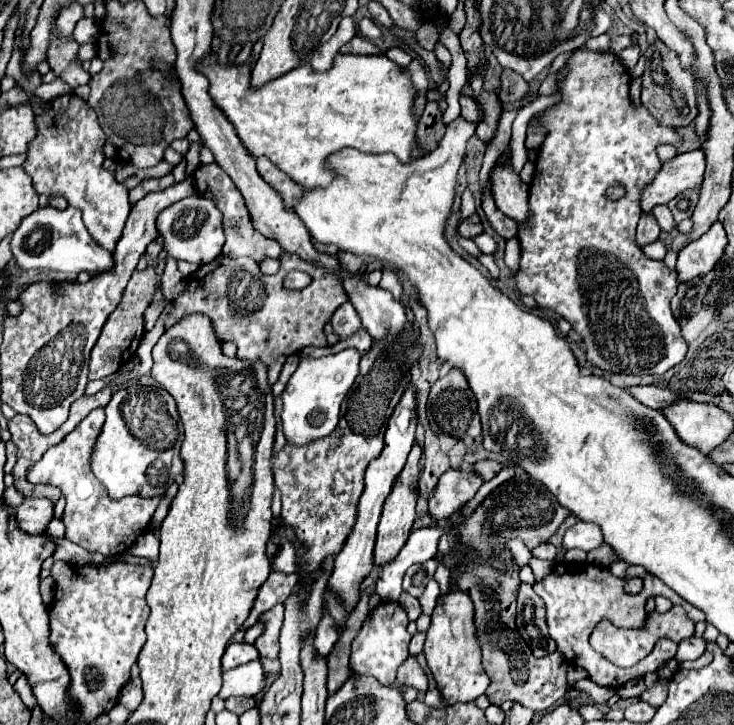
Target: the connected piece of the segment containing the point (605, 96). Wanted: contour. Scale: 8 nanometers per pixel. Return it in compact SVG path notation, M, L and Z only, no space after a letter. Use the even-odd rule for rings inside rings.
M577 50L571 60L565 64L563 68L563 78L559 84L557 94L561 94L561 102L549 110L545 110L543 124L549 130L545 142L539 148L537 154L537 162L535 162L535 176L531 182L531 196L529 196L529 208L531 208L531 218L527 224L523 224L519 230L519 240L521 240L521 266L519 266L519 276L515 274L515 280L519 284L519 292L533 296L535 302L541 308L549 308L557 314L561 314L563 318L567 318L573 326L573 330L583 338L585 348L587 348L587 360L591 364L595 364L601 370L609 370L609 372L623 372L623 374L665 374L667 370L671 370L673 366L677 366L685 354L687 354L687 342L681 336L681 328L677 324L677 320L671 314L669 302L677 292L677 274L675 270L667 268L663 262L655 262L651 258L647 258L641 248L635 242L635 226L639 222L641 216L641 208L639 208L639 196L641 190L645 188L645 184L649 184L653 180L653 176L657 176L659 168L661 168L661 160L655 152L657 144L673 144L679 146L677 140L677 132L657 124L657 120L647 112L645 106L633 106L629 100L629 72L627 68L621 64L621 60L613 54L613 52L591 52L591 50ZM619 184L621 188L625 188L625 196L623 198L607 198L607 190L611 186Z

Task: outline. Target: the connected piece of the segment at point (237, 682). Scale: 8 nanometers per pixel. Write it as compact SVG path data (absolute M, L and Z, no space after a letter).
M253 660L247 664L241 664L233 670L223 672L223 688L219 692L221 700L227 700L231 696L257 696L265 688L265 672L261 668L261 660Z

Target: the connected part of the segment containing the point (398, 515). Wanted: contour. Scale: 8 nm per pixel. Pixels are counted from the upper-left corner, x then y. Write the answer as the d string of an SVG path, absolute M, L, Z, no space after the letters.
M413 444L409 458L407 458L407 464L399 472L397 482L395 482L389 498L385 500L383 514L381 514L381 520L379 520L379 530L377 530L375 564L387 564L389 560L393 560L399 554L401 546L405 546L405 542L409 538L409 532L411 532L411 526L413 526L413 520L415 520L415 504L417 504L417 498L419 498L417 484L419 484L419 476L421 476L421 470L419 470L421 456L423 456L423 450L417 444Z

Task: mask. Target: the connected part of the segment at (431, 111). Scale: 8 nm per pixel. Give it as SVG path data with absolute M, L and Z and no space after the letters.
M429 102L425 106L425 112L417 124L417 140L425 148L425 152L431 152L437 148L439 138L445 134L447 126L441 122L441 112L437 108L437 102Z

